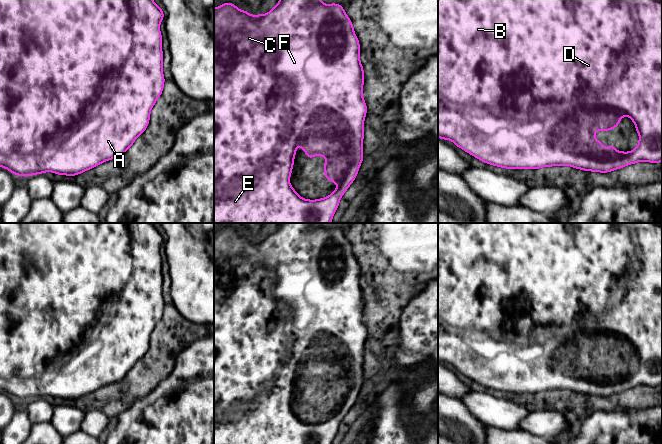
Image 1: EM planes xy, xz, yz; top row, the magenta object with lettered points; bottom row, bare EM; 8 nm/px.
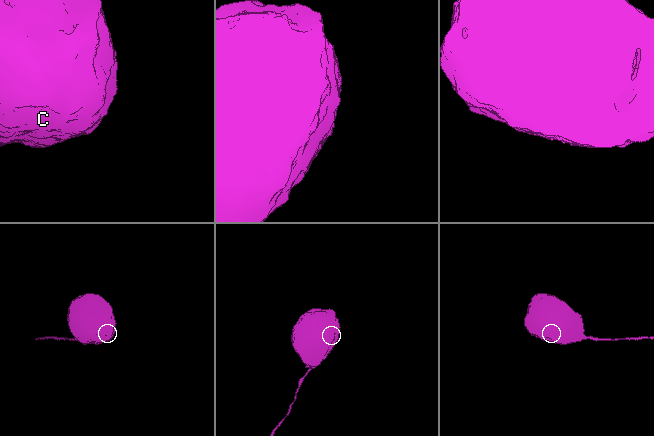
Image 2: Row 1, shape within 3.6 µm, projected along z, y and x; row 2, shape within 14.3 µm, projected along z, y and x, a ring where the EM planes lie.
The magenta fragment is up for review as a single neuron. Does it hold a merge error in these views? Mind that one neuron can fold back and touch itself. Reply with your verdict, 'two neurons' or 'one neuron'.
one neuron

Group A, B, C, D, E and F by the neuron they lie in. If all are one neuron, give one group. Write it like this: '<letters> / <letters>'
A B C D E F

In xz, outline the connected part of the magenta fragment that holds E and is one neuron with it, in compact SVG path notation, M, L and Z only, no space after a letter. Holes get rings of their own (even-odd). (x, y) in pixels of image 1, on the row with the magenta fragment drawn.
M279 0L277 5L272 7L272 9L265 15L262 13L252 15L246 10L240 10L231 2L220 4L219 7L214 7L214 223L331 223L333 216L339 207L339 202L342 196L356 179L364 158L364 121L367 115L367 104L363 98L363 86L364 68L360 61L360 42L355 34L353 23L341 4L325 4L321 0ZM298 146L303 149L308 159L311 159L314 156L323 156L326 158L326 161L324 162L324 176L328 181L337 184L338 187L325 198L319 198L316 200L304 199L303 197L300 197L296 190L291 186L290 177L294 166L296 148Z

